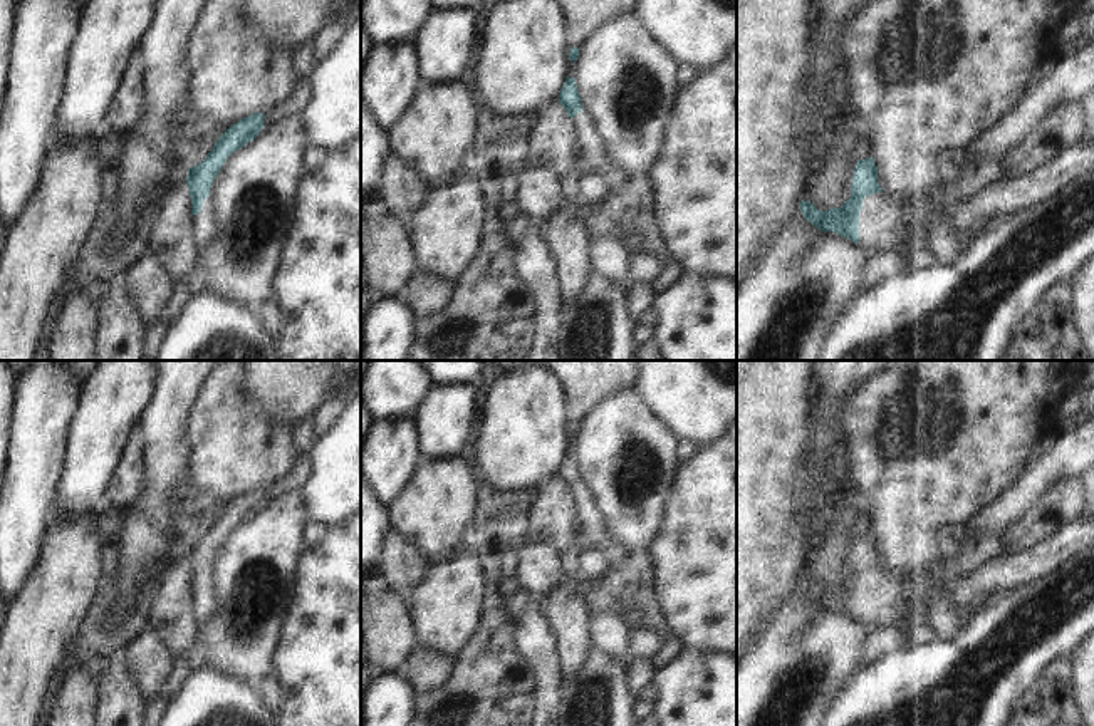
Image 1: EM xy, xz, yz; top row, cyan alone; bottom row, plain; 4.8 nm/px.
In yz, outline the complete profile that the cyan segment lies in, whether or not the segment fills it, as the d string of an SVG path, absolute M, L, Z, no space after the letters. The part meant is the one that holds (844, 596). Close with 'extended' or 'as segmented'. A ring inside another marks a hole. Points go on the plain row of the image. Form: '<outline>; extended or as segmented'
M873 533L854 543L851 573L841 583L817 585L810 577L799 578L804 594L820 607L834 607L869 625L888 627L901 620L919 595L921 578L901 580L878 560Z; extended

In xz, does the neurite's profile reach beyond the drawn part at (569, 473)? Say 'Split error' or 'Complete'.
Split error

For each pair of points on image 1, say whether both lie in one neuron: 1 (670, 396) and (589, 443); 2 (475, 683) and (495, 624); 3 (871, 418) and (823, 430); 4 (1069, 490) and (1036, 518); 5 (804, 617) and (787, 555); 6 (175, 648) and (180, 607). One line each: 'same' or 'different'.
1: different
2: same
3: different
4: same
5: different
6: same

